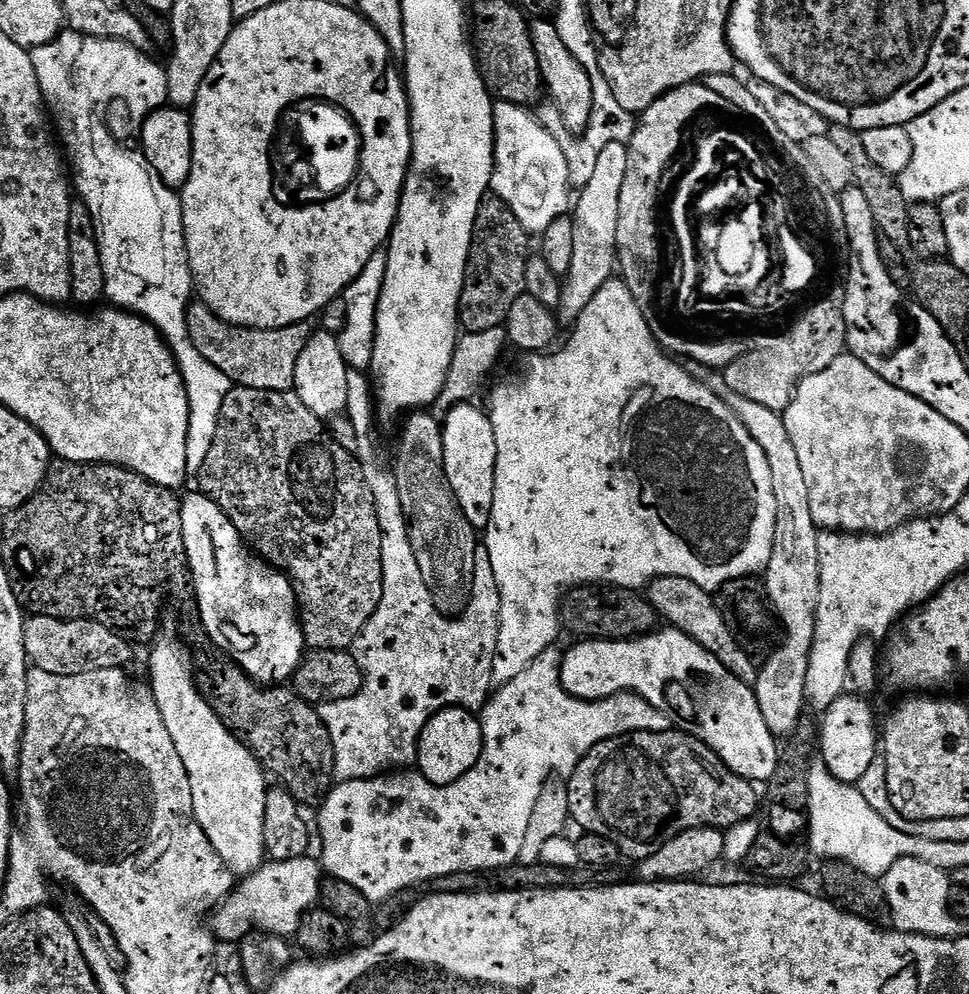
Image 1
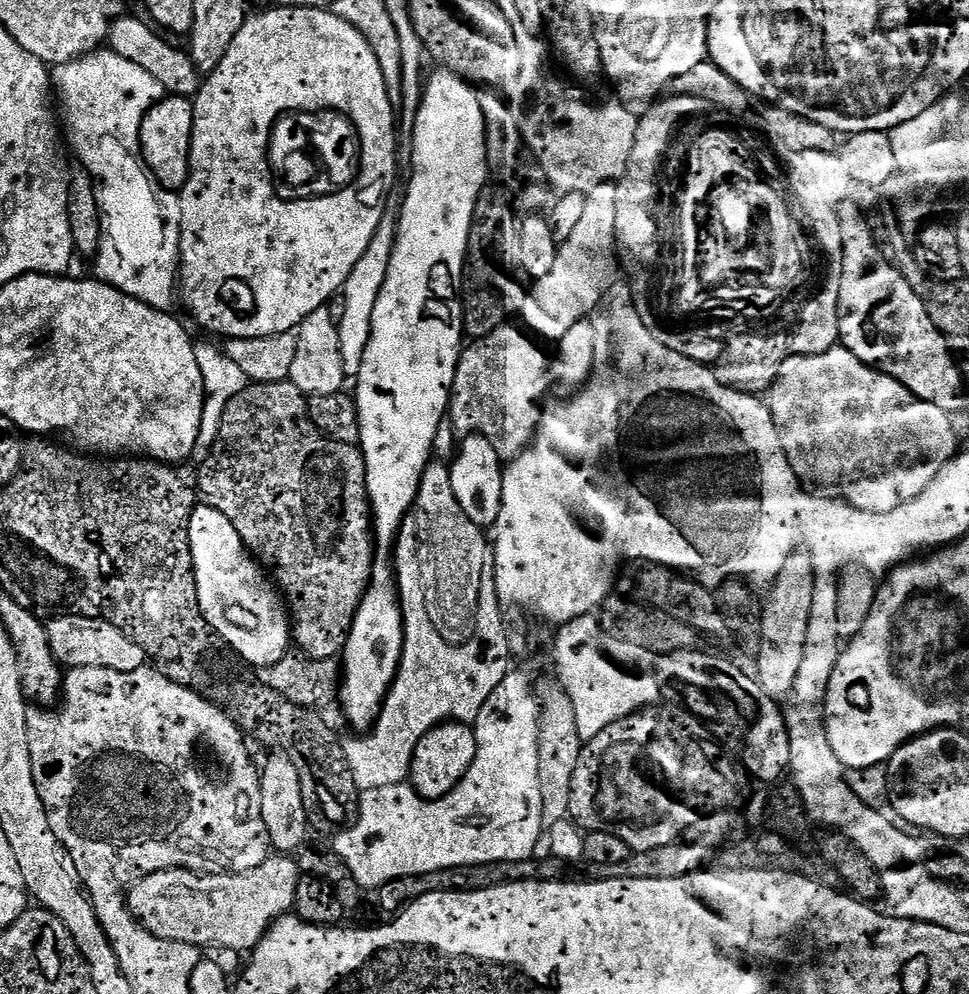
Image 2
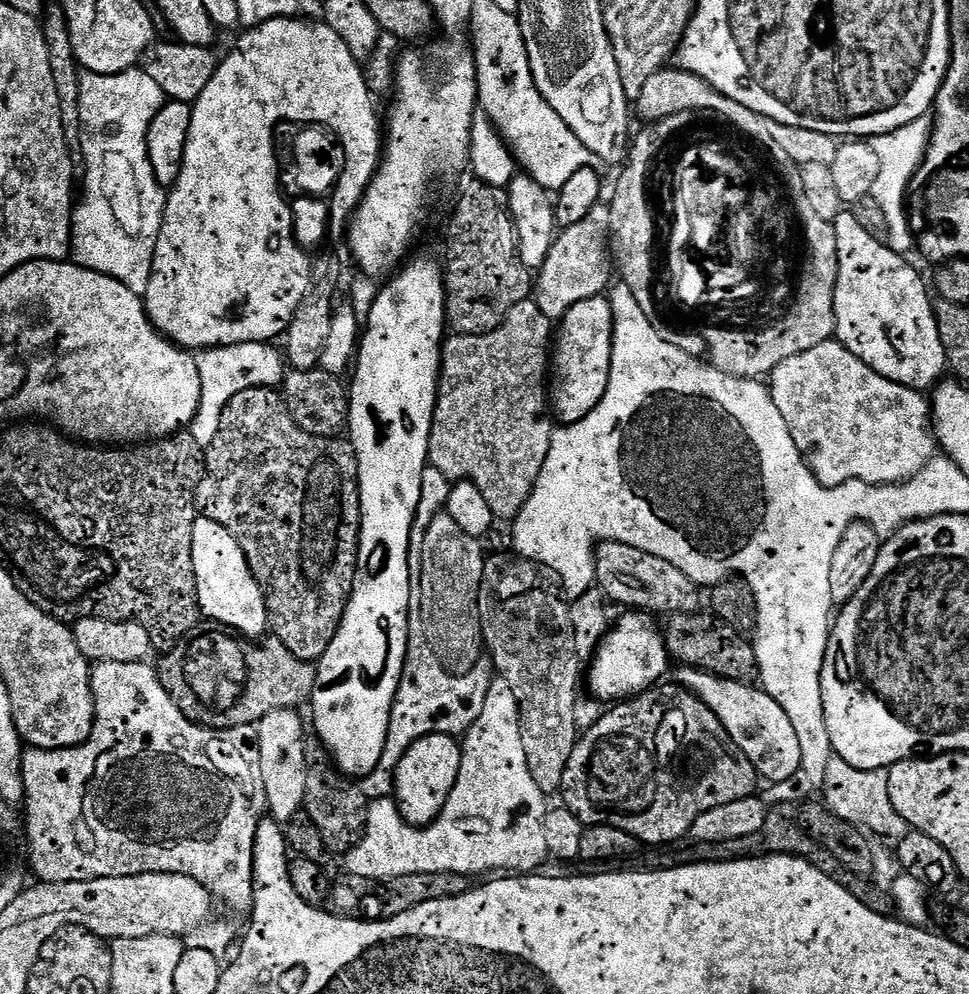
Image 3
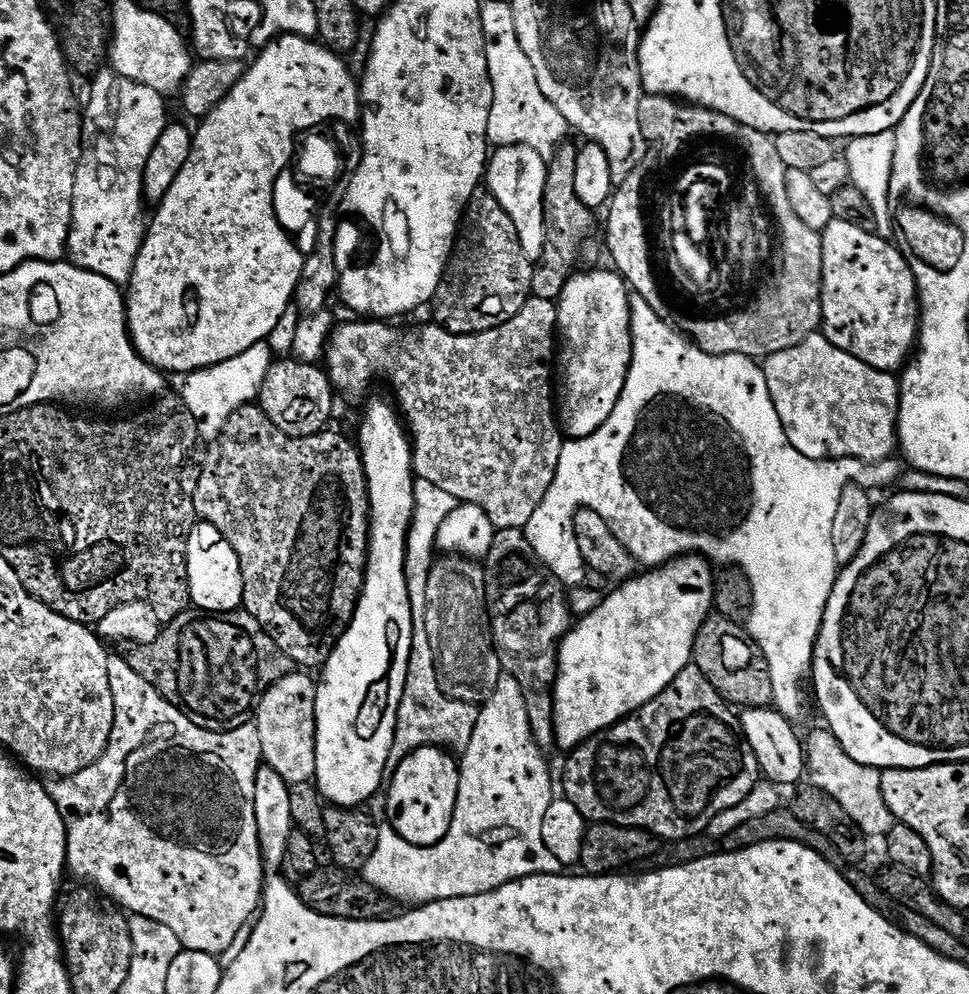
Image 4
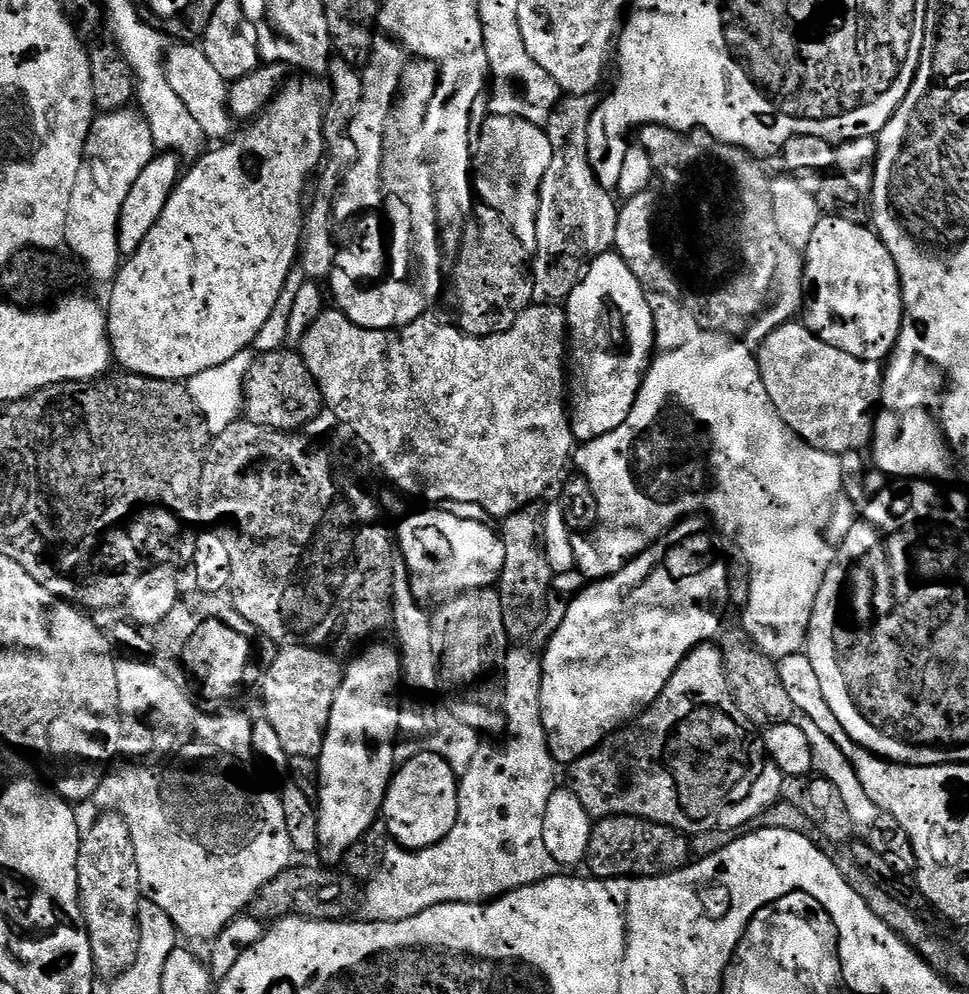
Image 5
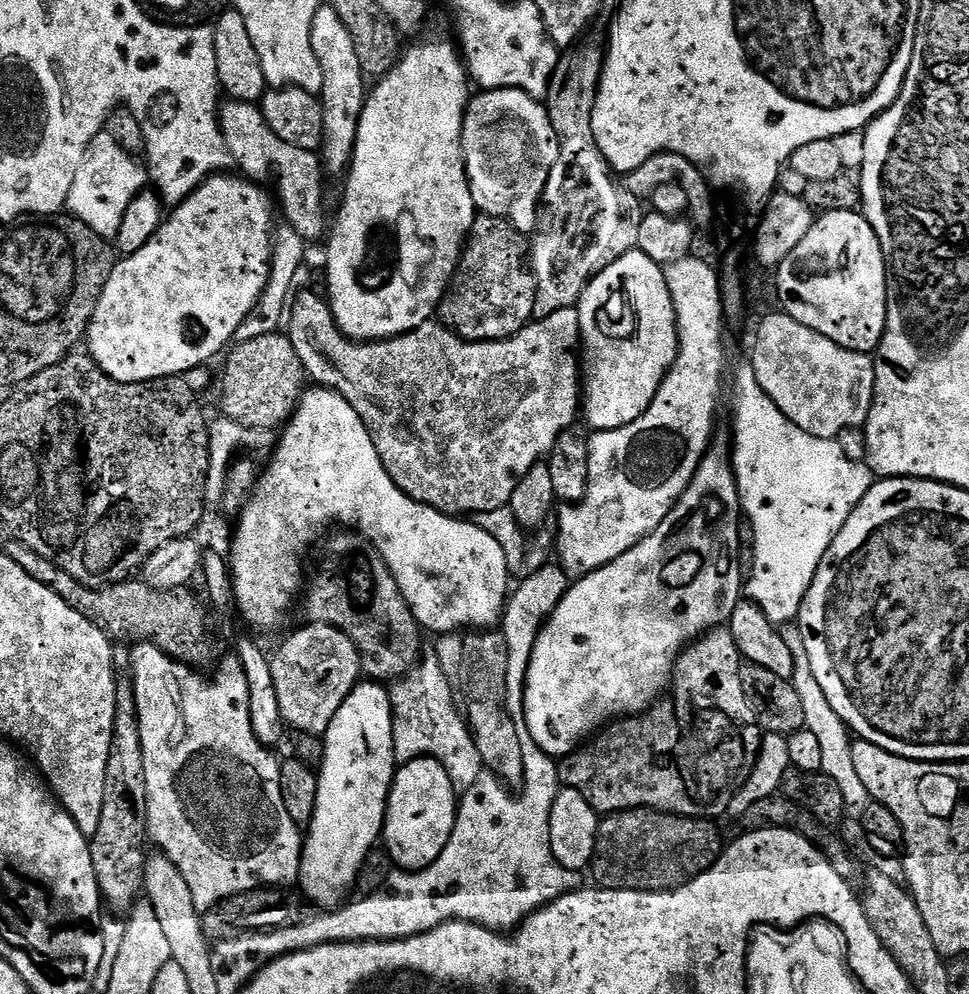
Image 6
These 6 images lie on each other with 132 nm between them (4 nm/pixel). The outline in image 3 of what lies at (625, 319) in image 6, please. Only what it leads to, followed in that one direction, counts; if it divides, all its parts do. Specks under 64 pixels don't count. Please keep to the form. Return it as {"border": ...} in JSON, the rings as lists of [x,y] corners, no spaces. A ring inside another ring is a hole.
{"border":[[[603,294],[578,302],[563,316],[562,325],[564,325],[564,336],[555,337],[554,355],[550,360],[550,412],[561,425],[566,425],[586,418],[586,414],[590,414],[590,410],[594,410],[594,406],[598,406],[598,402],[602,402],[606,394],[606,386],[610,382],[612,335],[614,334],[611,299]]]}

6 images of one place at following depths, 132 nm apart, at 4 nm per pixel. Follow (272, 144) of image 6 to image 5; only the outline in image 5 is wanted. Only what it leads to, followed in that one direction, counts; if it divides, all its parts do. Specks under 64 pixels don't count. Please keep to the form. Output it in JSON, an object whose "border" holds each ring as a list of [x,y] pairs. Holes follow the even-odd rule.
{"border":[[[180,42],[177,48],[169,47],[164,57],[164,74],[166,82],[170,84],[174,94],[182,98],[182,103],[186,105],[186,110],[190,110],[190,115],[202,126],[205,137],[212,142],[223,142],[233,135],[234,117],[228,110],[228,90],[229,81],[214,70],[214,65],[210,63],[210,58],[206,58],[203,47],[196,48],[192,42]]]}

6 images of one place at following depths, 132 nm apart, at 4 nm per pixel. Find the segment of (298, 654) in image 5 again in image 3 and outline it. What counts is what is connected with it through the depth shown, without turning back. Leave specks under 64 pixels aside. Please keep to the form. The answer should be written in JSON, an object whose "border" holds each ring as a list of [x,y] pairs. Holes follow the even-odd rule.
{"border":[[[295,708],[274,710],[255,725],[256,748],[262,762],[262,782],[266,812],[281,826],[287,826],[303,809],[308,794],[308,744],[304,740],[304,720]]]}

